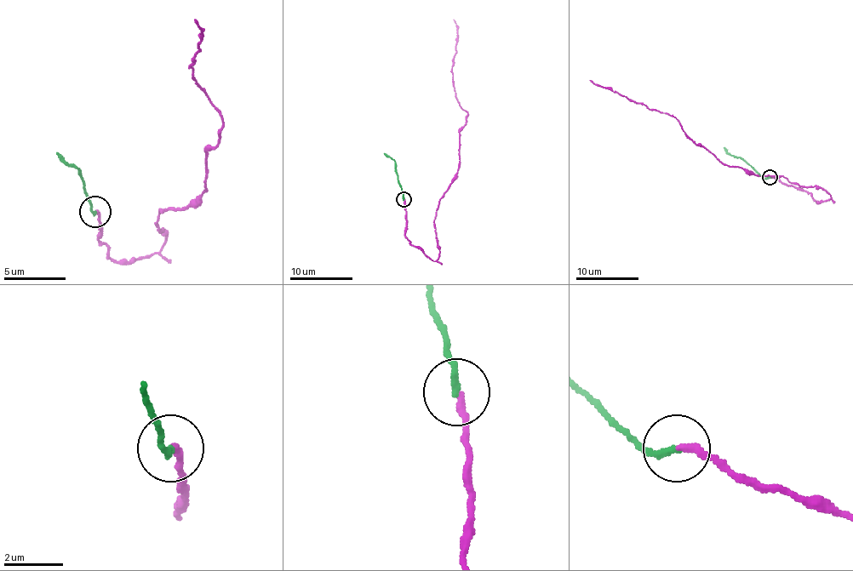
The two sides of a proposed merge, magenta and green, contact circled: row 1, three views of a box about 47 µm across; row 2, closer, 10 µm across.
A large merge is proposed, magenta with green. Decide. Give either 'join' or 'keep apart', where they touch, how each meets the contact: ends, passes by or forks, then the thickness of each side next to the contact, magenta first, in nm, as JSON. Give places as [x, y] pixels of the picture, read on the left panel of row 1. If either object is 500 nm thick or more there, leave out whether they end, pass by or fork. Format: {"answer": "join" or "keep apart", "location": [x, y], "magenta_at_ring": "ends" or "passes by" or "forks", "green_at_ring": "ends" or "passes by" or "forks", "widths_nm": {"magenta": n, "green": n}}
{"answer": "join", "location": [95, 212], "magenta_at_ring": "ends", "green_at_ring": "ends", "widths_nm": {"magenta": 260, "green": 240}}

